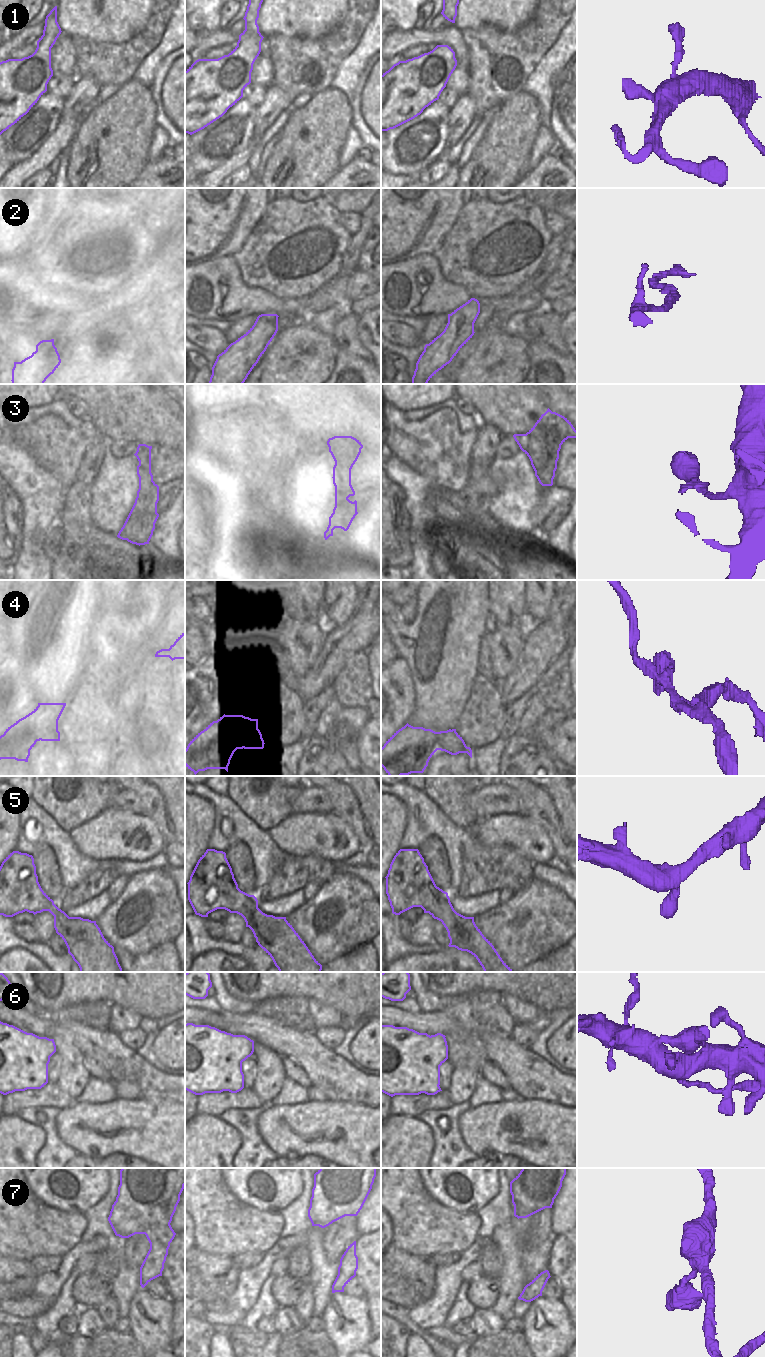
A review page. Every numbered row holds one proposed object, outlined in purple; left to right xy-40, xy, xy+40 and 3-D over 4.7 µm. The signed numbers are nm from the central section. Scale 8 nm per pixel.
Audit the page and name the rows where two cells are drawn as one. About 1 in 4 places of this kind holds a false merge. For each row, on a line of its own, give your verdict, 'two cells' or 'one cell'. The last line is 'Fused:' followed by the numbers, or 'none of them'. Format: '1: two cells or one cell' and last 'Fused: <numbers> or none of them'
1: one cell
2: one cell
3: one cell
4: two cells
5: one cell
6: two cells
7: one cell
Fused: 4, 6

